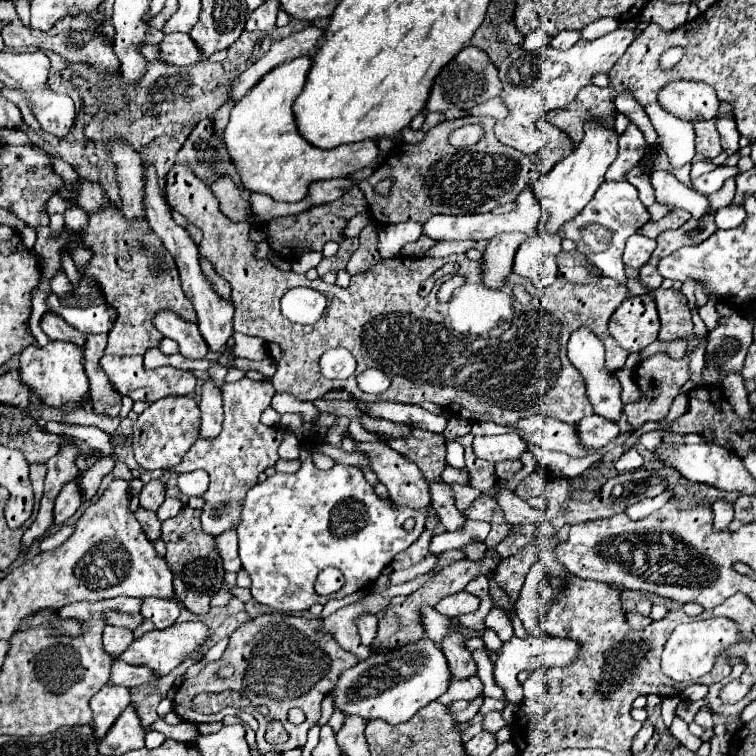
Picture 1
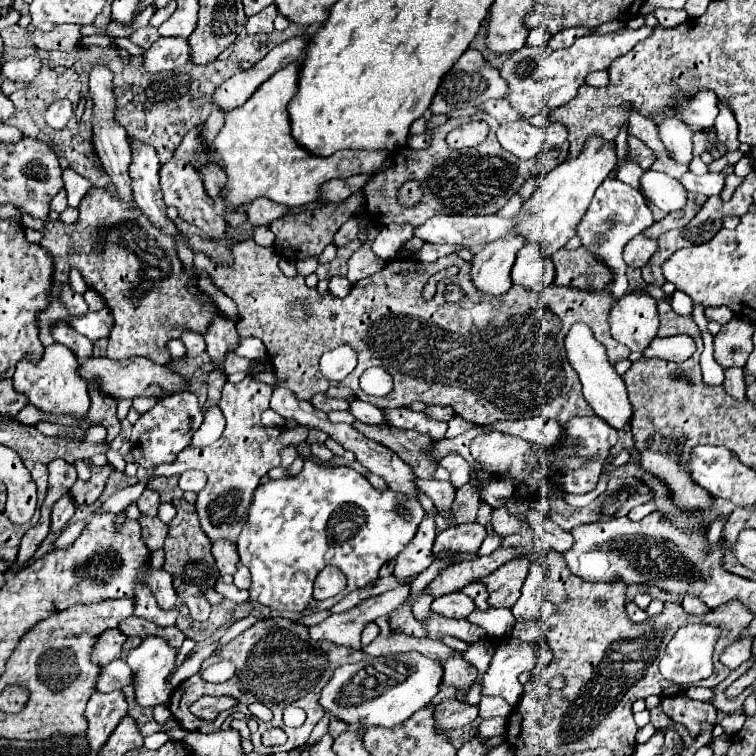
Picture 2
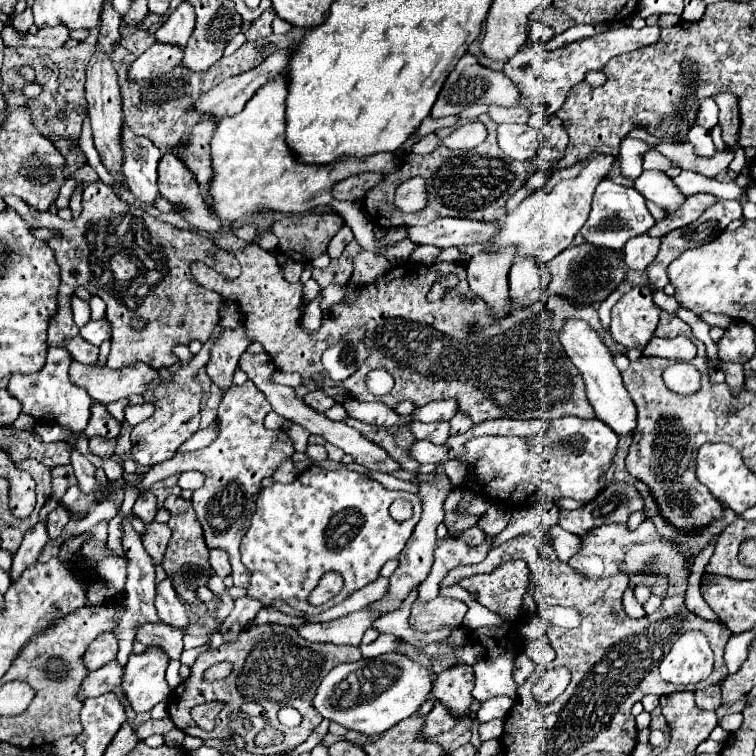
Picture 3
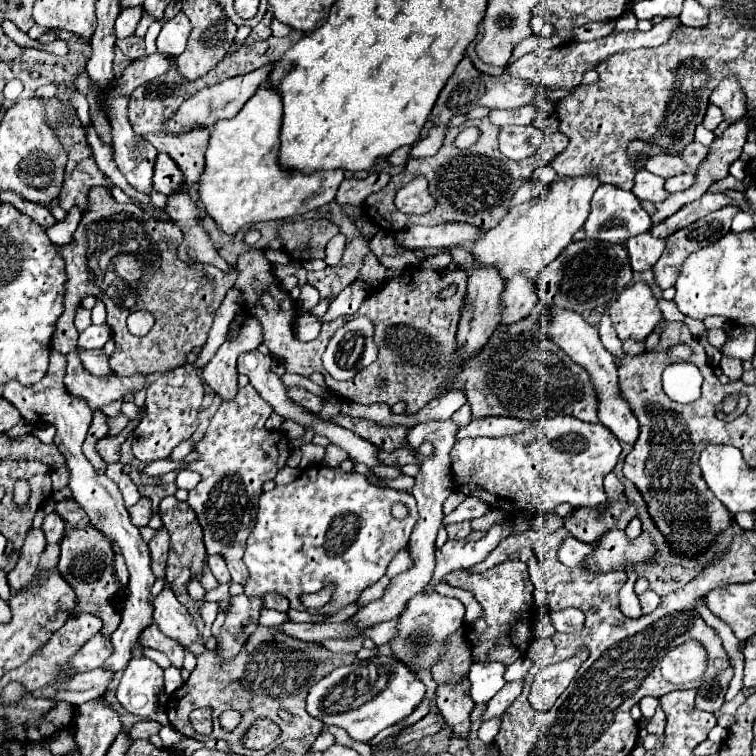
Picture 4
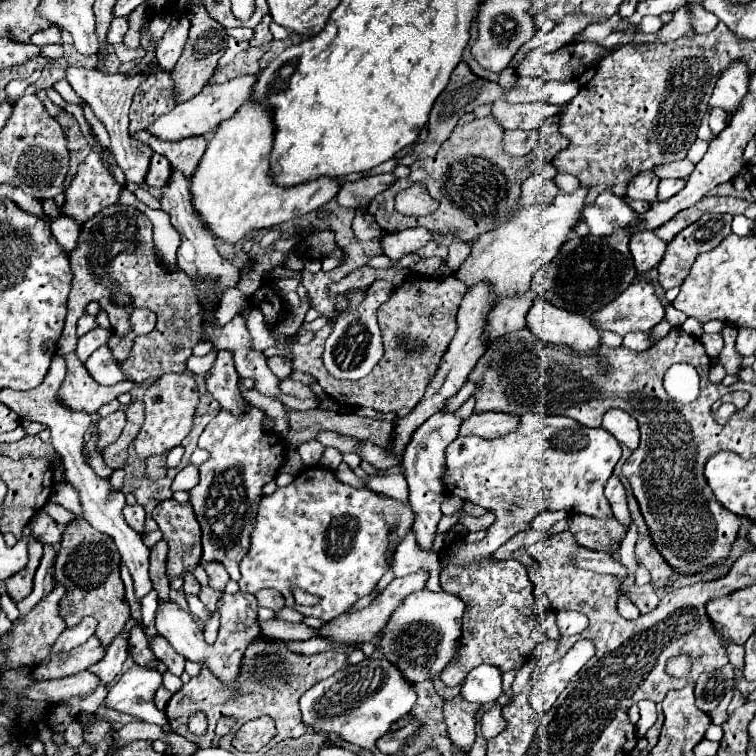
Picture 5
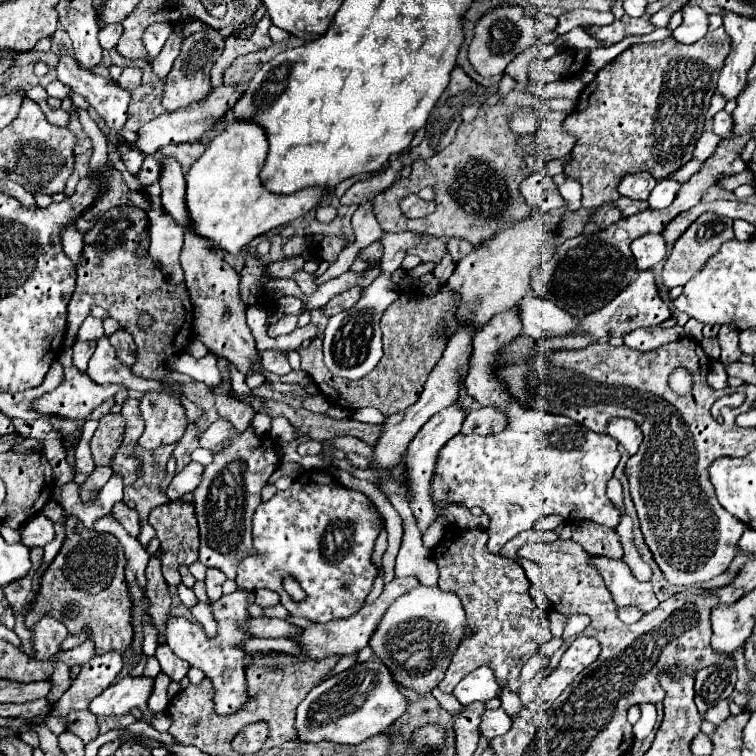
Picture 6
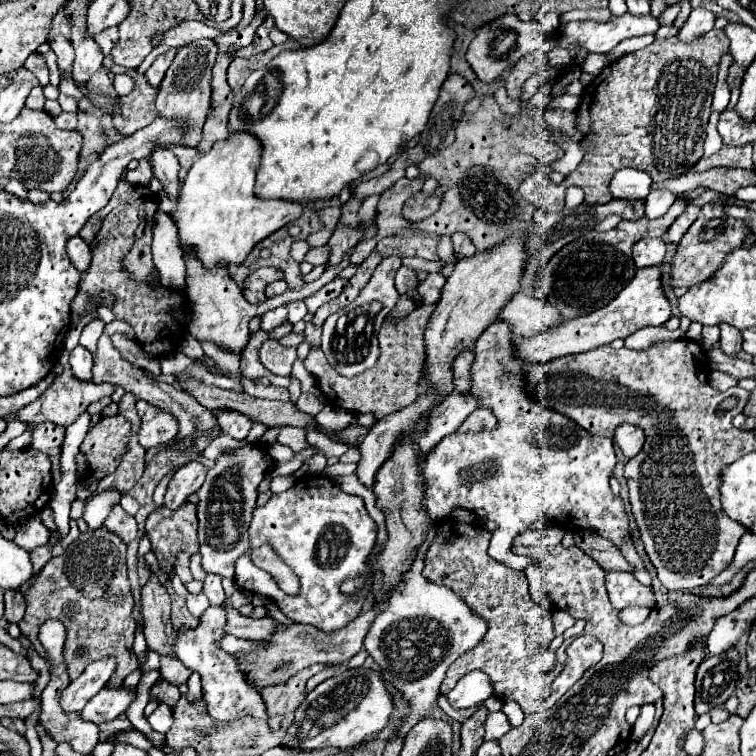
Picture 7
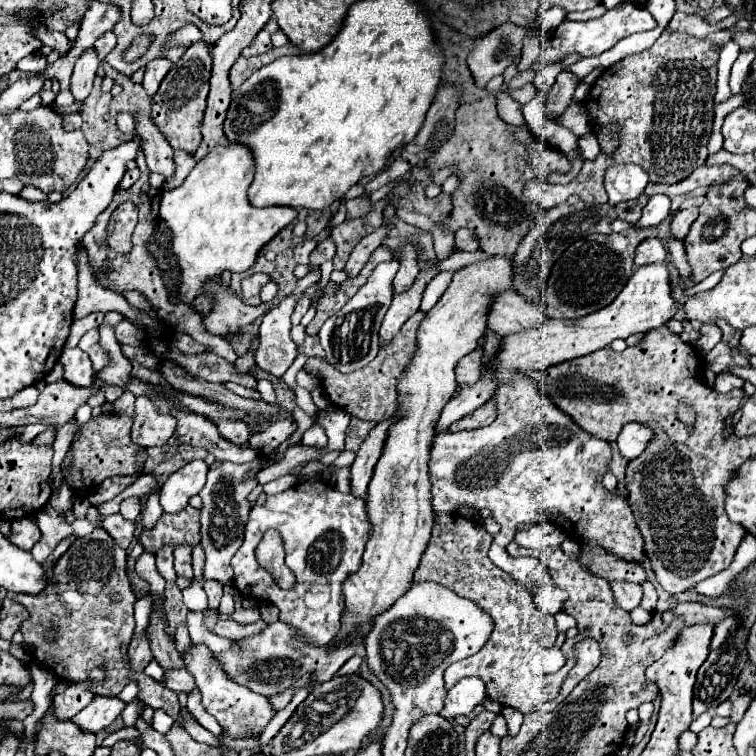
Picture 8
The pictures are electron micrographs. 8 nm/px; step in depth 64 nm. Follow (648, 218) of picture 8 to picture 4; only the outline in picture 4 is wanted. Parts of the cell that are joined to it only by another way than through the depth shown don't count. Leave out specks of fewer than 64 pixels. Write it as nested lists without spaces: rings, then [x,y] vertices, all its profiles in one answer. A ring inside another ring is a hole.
[[[678,174],[674,178],[668,178],[666,184],[668,184],[668,194],[682,192],[694,184],[694,174]]]

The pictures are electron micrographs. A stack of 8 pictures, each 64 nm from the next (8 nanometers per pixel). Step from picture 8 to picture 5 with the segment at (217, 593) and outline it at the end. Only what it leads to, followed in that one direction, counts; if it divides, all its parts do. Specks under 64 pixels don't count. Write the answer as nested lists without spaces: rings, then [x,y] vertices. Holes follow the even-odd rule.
[[[210,562],[210,564],[206,564],[204,568],[206,568],[206,574],[208,574],[208,586],[210,586],[212,590],[224,590],[226,582],[230,580],[230,576],[228,576],[228,572],[222,568],[222,564]]]

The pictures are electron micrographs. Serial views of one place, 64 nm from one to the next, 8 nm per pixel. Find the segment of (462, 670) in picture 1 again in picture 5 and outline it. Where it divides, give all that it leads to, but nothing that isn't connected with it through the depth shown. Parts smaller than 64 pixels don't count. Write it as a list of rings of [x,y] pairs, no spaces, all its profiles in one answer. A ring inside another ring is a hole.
[[[456,696],[452,702],[444,702],[444,722],[450,732],[450,740],[468,754],[476,740],[476,712],[480,704],[460,700]]]

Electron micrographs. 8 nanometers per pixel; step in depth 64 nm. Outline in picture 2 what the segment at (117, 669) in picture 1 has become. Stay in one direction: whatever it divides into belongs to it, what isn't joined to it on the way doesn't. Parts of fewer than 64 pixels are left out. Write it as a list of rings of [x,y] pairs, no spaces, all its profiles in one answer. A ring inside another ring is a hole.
[[[114,660],[112,664],[106,664],[96,680],[98,692],[112,692],[120,690],[124,686],[132,684],[132,670],[124,660]]]

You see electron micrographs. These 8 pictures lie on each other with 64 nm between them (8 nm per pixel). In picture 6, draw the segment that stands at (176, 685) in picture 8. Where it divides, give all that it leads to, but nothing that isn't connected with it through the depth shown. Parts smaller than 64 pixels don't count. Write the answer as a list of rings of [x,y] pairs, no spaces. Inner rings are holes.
[[[158,646],[156,658],[160,662],[162,672],[166,676],[170,676],[170,680],[174,680],[174,682],[180,682],[188,674],[188,670],[190,670],[190,666],[184,664],[184,660],[180,660],[168,646]]]

